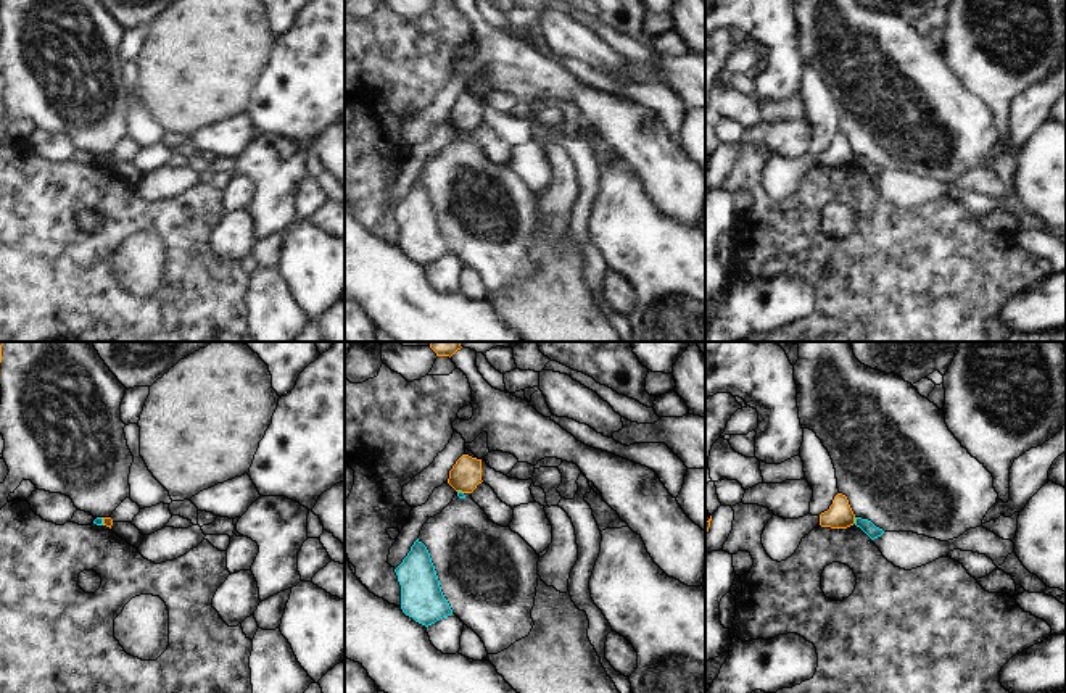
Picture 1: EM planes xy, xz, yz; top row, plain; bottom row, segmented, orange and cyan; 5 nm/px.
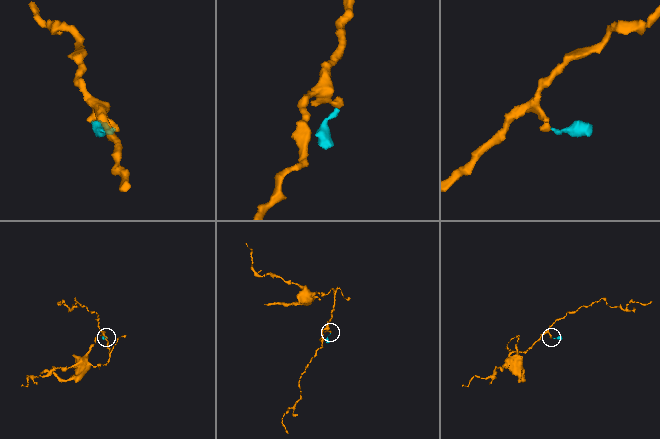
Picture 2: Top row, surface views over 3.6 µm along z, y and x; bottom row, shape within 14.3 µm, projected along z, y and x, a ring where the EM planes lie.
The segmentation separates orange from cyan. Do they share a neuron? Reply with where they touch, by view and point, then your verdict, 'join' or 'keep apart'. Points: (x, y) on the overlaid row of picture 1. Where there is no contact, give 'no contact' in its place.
contact yz (854, 521); keep apart

